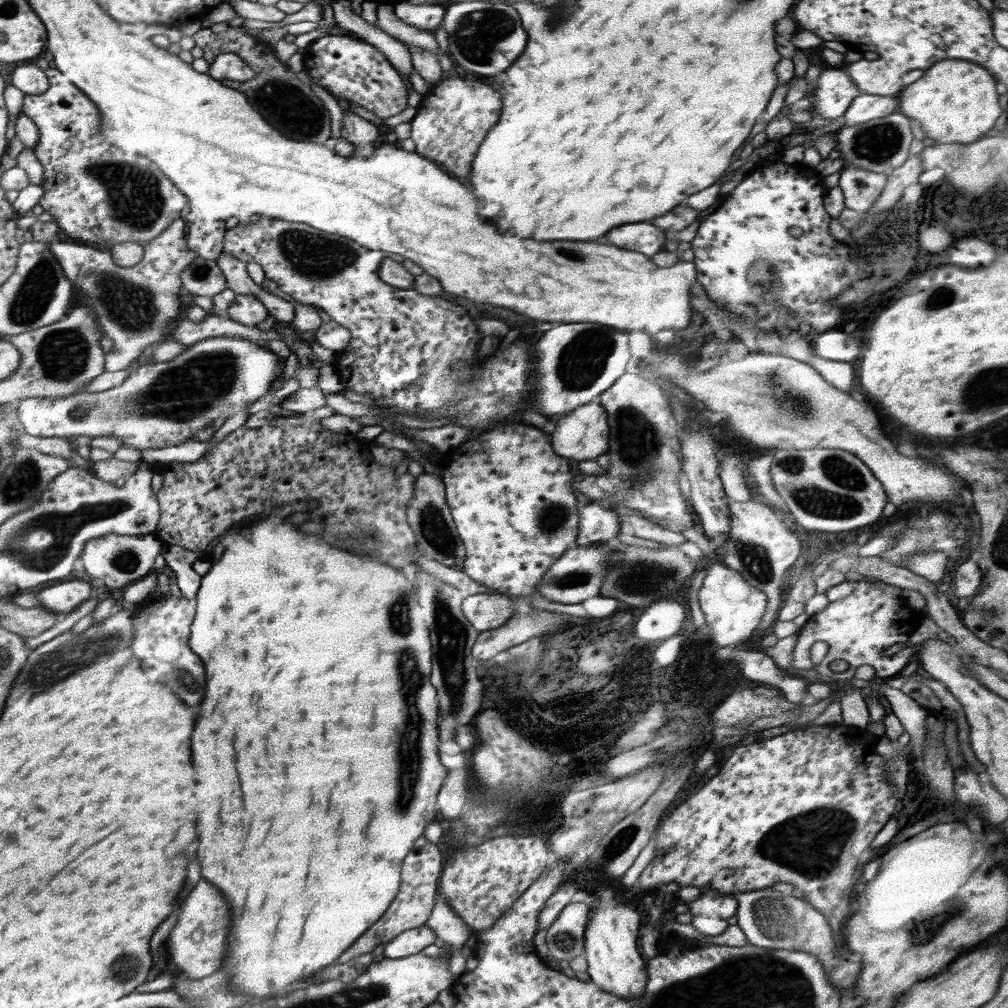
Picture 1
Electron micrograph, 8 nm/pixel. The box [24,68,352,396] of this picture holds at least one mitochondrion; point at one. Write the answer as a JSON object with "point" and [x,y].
{"point":[136,199]}

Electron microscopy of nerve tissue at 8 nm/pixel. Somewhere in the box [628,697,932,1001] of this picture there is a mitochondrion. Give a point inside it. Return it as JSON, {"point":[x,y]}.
{"point":[803,845]}

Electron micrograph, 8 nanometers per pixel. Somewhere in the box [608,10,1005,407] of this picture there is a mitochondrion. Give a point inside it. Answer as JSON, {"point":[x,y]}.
{"point":[880,143]}

